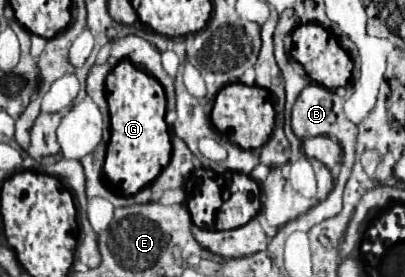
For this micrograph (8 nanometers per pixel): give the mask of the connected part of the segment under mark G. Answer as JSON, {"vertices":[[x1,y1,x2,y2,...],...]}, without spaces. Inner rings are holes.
{"vertices":[[123,59,109,73,105,95,111,111,111,141,103,169,107,179,119,187,123,195,133,195,151,185,171,159,171,137,165,123,165,91,155,77,137,69,129,59]]}

